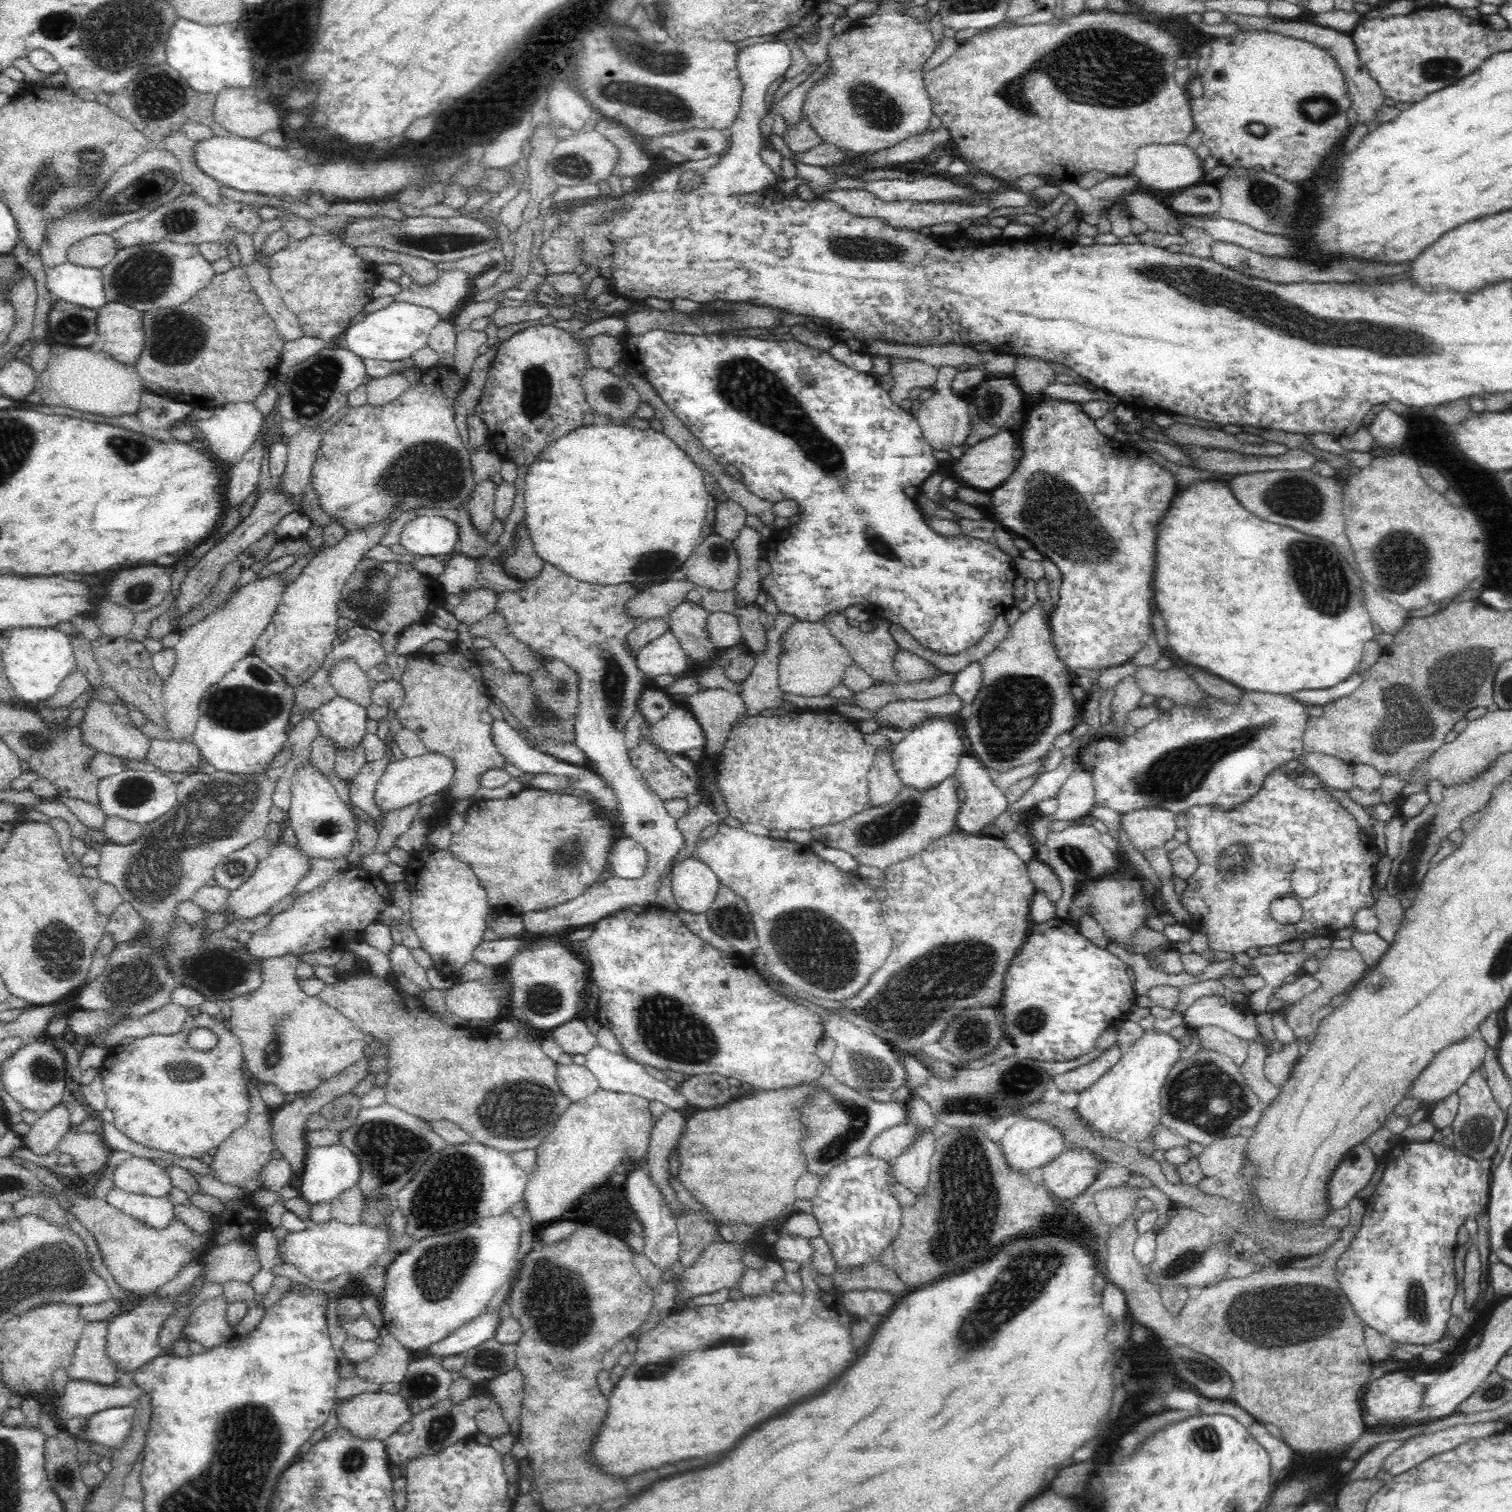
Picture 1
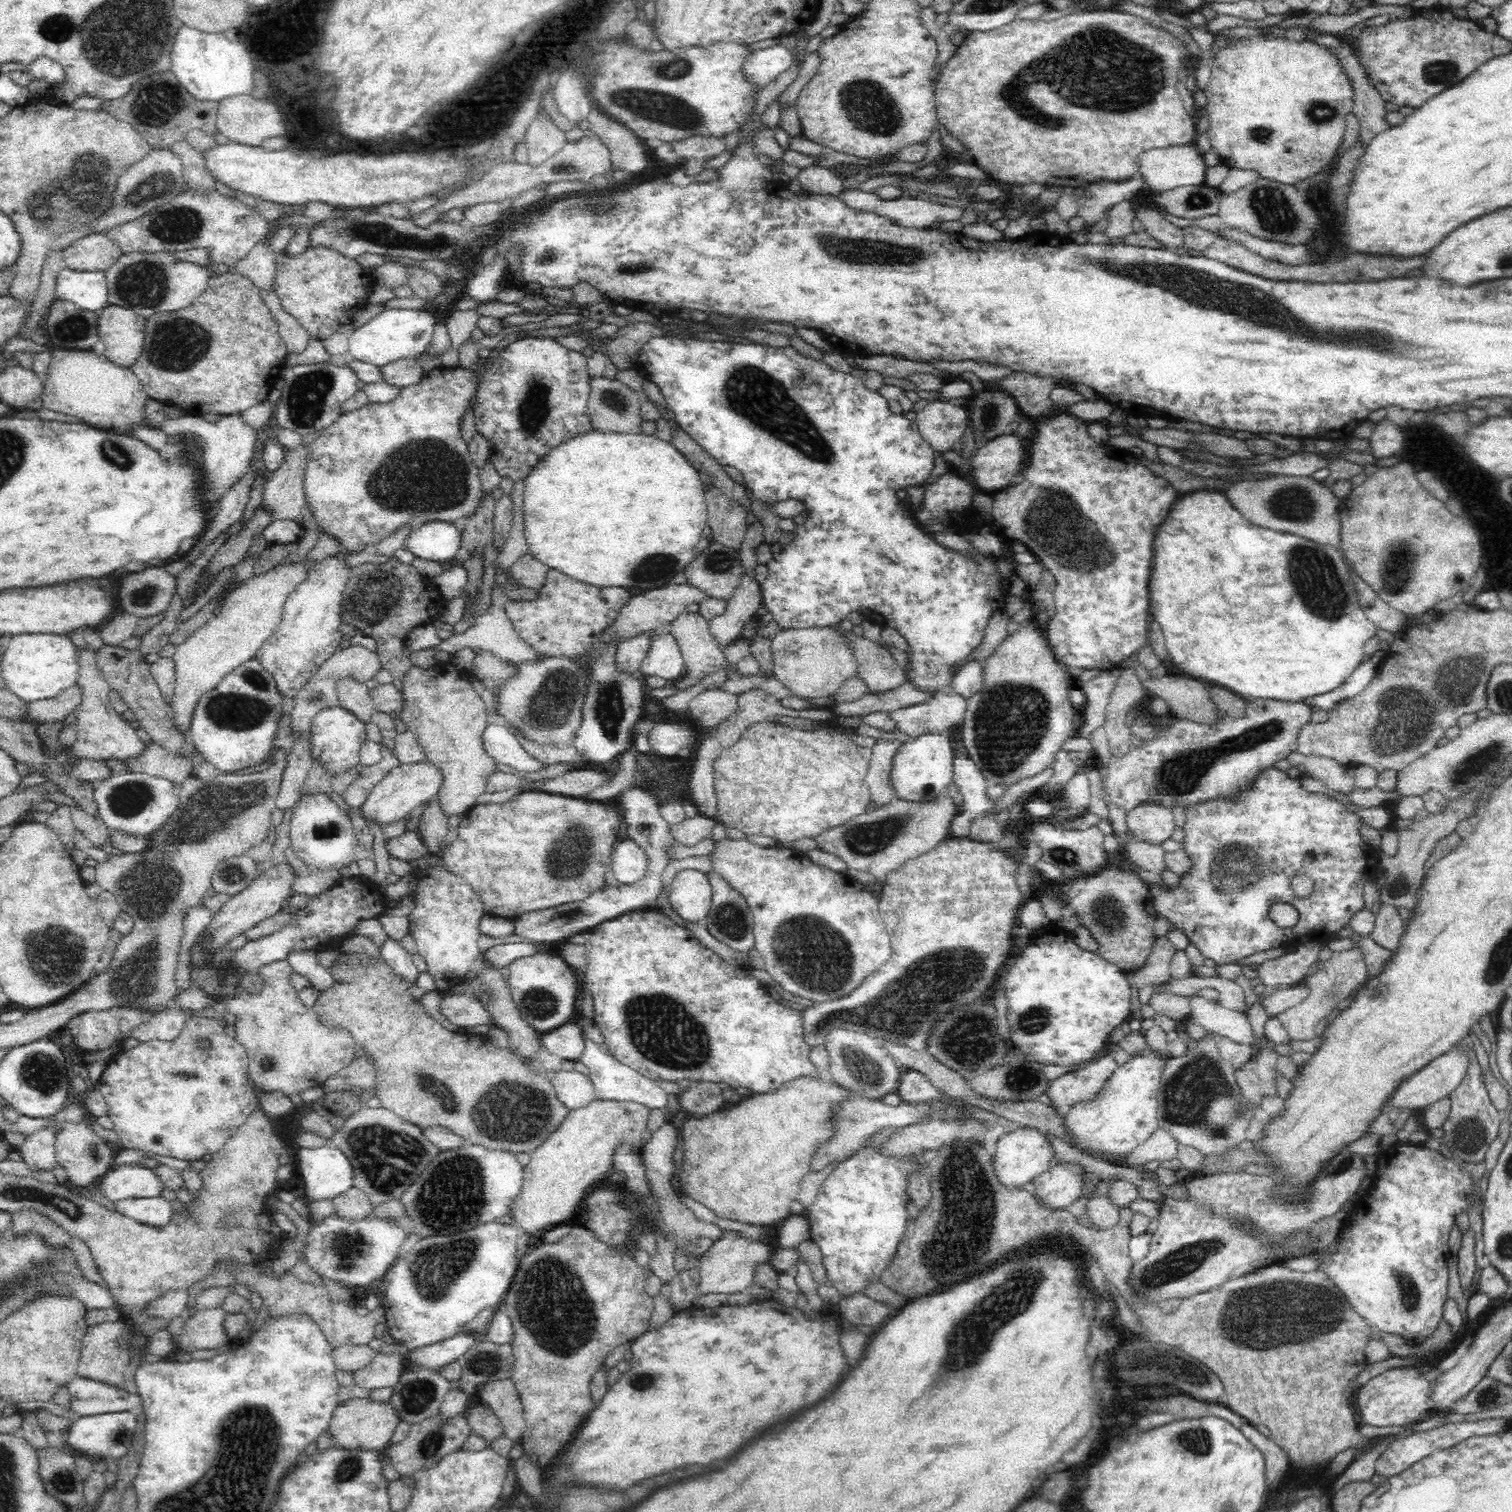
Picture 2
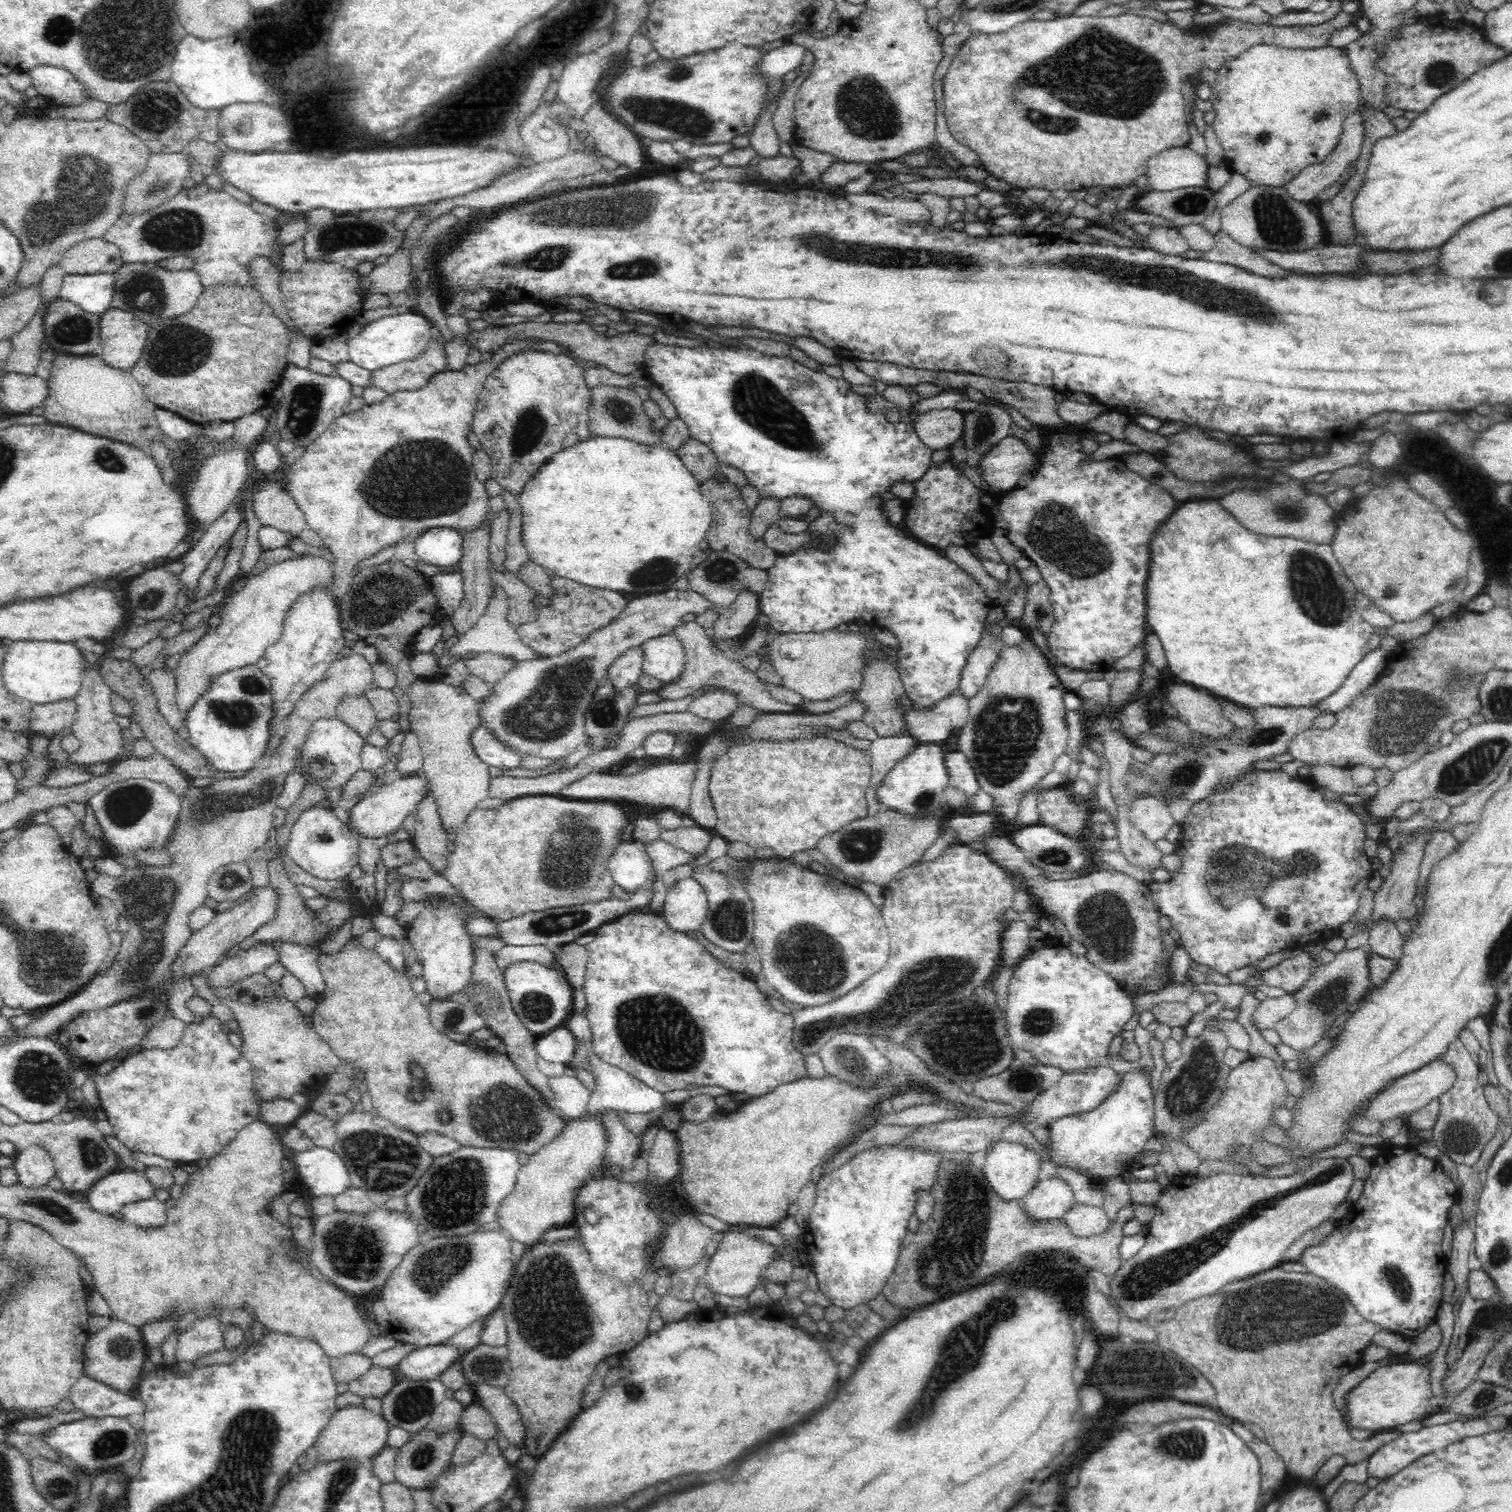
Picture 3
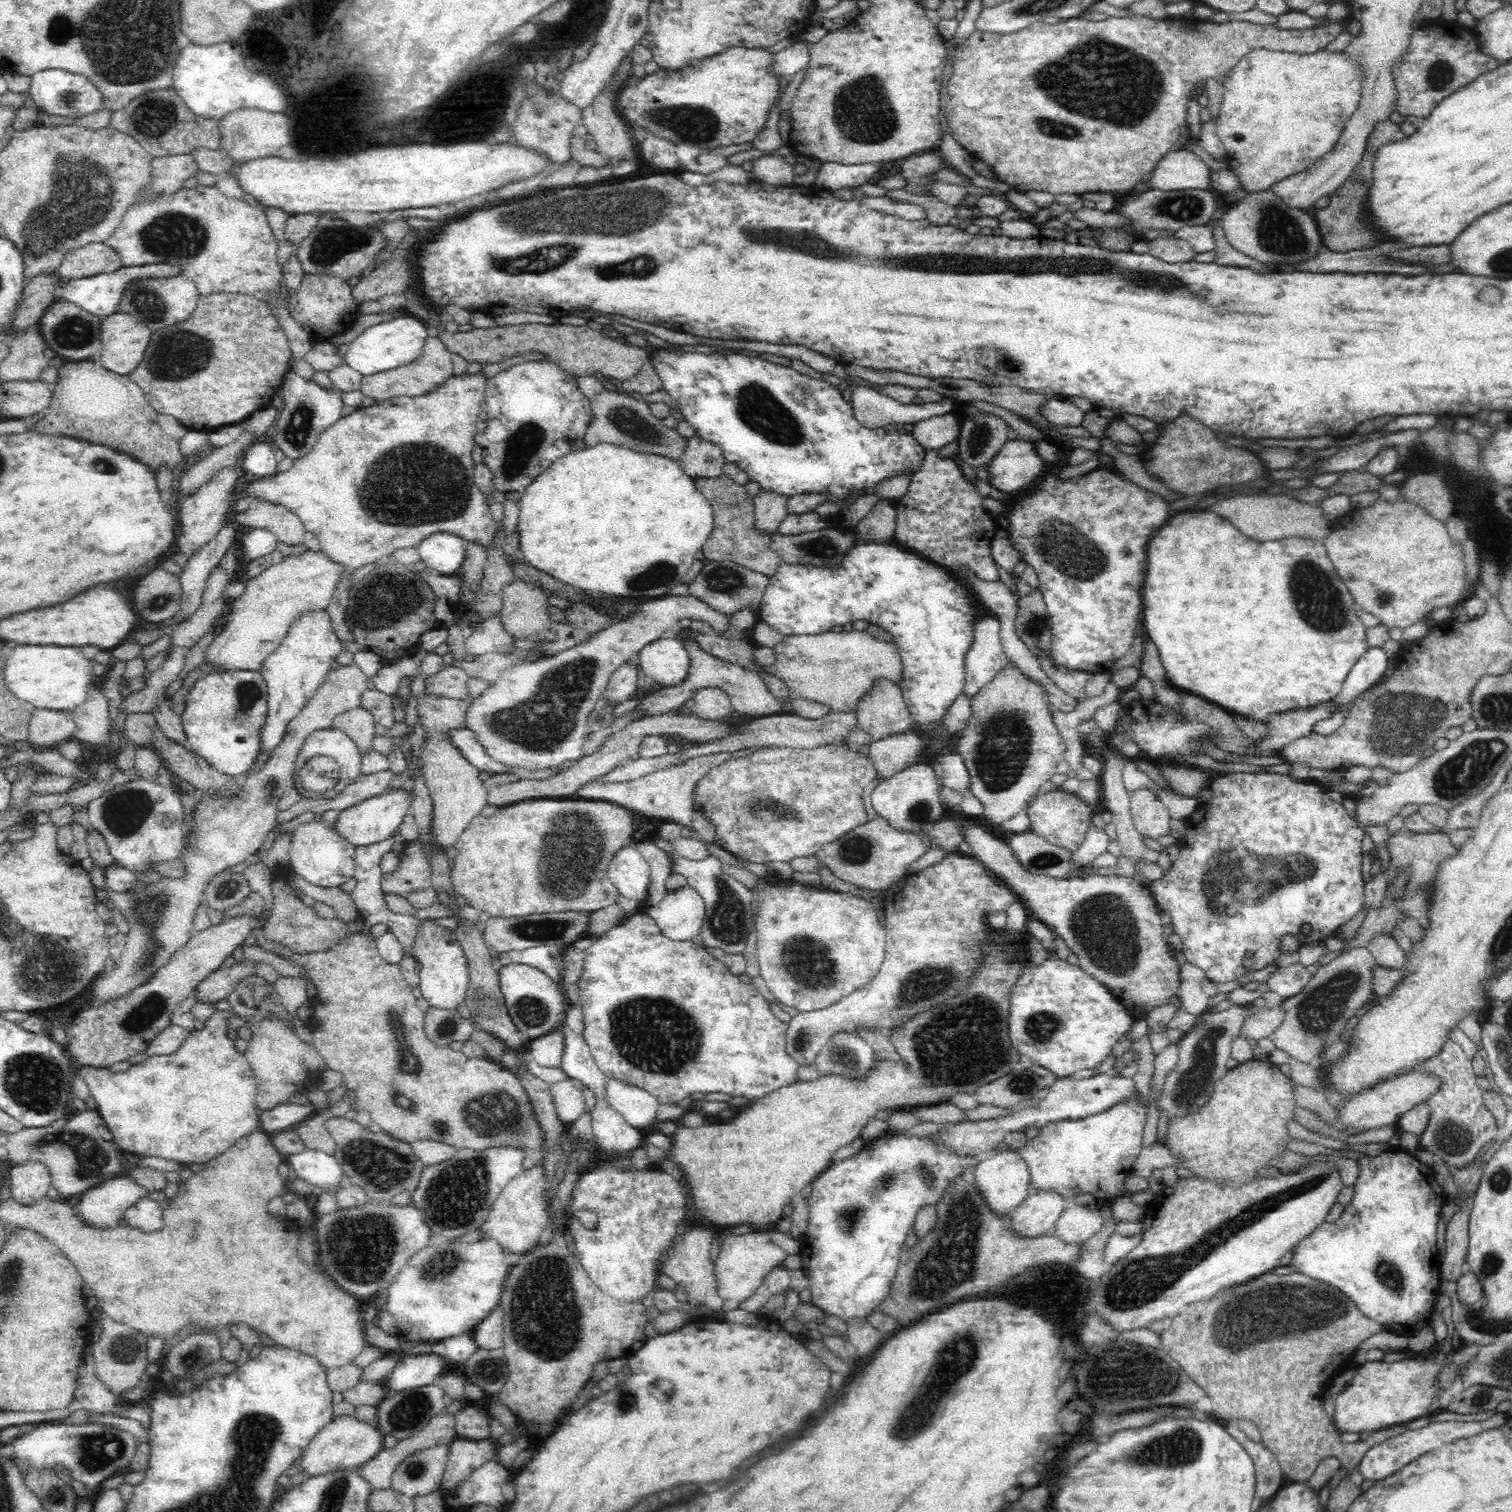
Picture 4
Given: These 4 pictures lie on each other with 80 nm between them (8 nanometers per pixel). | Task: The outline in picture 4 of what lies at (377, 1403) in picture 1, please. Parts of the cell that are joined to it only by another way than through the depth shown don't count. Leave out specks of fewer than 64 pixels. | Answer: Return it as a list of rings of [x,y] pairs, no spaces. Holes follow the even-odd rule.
[[[344,1413],[320,1429],[301,1455],[300,1466],[306,1474],[315,1475],[334,1469],[349,1469],[374,1458],[383,1448],[384,1434],[378,1422],[364,1422],[354,1413]]]

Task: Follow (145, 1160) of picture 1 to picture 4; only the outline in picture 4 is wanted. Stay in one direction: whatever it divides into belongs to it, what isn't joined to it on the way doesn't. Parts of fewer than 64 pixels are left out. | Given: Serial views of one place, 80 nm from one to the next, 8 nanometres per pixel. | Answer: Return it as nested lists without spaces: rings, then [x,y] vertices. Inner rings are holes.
[[[125,1172],[89,1188],[77,1206],[80,1215],[94,1225],[116,1225],[124,1211],[146,1198],[148,1193],[148,1189]]]

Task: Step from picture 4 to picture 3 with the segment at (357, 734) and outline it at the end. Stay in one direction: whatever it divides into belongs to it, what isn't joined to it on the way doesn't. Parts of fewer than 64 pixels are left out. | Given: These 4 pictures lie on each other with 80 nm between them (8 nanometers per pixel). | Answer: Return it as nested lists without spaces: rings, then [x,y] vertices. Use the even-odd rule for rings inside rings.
[[[367,692],[362,694],[346,694],[340,698],[340,704],[336,707],[336,715],[344,719],[348,725],[360,731],[362,738],[368,736],[370,729],[376,726],[374,707],[368,699]]]

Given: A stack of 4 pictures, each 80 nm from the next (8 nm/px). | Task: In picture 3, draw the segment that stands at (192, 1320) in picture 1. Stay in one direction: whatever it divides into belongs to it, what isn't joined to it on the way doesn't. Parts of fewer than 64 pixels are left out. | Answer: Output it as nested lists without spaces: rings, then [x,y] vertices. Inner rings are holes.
[[[216,1315],[196,1316],[186,1332],[177,1336],[175,1359],[194,1362],[196,1359],[220,1351],[224,1347],[222,1323]]]

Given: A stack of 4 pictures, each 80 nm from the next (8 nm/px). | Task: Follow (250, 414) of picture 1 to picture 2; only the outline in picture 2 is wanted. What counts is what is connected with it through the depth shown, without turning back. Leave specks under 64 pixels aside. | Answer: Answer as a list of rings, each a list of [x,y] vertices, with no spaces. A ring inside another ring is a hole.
[[[232,411],[230,414],[221,414],[216,422],[208,422],[203,417],[184,415],[176,420],[168,420],[161,427],[167,434],[178,439],[186,434],[199,435],[205,443],[204,454],[204,481],[206,481],[206,502],[208,511],[214,512],[220,498],[236,482],[252,458],[258,430],[244,420],[244,411]]]

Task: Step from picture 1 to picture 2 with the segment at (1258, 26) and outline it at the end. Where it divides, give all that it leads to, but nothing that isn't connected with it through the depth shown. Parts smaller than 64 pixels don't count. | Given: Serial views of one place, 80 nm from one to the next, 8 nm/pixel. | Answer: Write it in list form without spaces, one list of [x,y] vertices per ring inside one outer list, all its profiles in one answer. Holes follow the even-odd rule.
[[[1314,30],[1315,35],[1311,38],[1313,43],[1319,44],[1324,48],[1328,48],[1330,52],[1335,55],[1335,59],[1339,62],[1341,69],[1344,71],[1344,74],[1347,76],[1349,83],[1351,84],[1352,96],[1353,96],[1353,107],[1352,113],[1356,116],[1359,121],[1360,135],[1362,139],[1362,146],[1366,146],[1376,134],[1380,134],[1380,130],[1385,129],[1389,124],[1384,120],[1384,104],[1386,101],[1384,97],[1378,92],[1378,89],[1374,86],[1374,83],[1369,79],[1364,65],[1361,63],[1361,60],[1354,53],[1355,45],[1352,42],[1346,42],[1342,40],[1338,35],[1329,34],[1326,32],[1321,32]]]

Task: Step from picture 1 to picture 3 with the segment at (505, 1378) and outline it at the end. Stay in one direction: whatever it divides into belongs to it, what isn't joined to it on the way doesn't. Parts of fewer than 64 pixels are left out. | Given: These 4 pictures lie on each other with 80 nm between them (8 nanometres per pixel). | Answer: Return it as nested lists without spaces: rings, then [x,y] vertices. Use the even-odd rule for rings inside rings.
[[[472,1386],[474,1394],[480,1397],[480,1404],[498,1423],[500,1434],[504,1435],[511,1445],[521,1445],[525,1439],[524,1423],[520,1416],[520,1409],[512,1397],[506,1393],[503,1386],[486,1387]]]

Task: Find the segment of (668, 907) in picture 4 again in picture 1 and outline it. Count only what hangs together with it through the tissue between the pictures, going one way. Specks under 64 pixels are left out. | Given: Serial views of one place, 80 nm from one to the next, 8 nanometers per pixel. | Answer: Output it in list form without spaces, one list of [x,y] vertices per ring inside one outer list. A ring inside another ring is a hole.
[[[690,855],[671,870],[669,877],[679,909],[691,914],[706,914],[714,904],[721,882],[703,860]]]

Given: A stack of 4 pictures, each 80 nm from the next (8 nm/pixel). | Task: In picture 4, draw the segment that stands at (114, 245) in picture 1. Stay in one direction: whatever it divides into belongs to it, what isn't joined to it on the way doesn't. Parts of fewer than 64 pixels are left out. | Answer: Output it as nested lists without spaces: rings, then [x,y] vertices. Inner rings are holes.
[[[103,242],[88,243],[71,250],[57,272],[63,280],[90,278],[95,274],[112,273],[122,267],[120,255]]]

